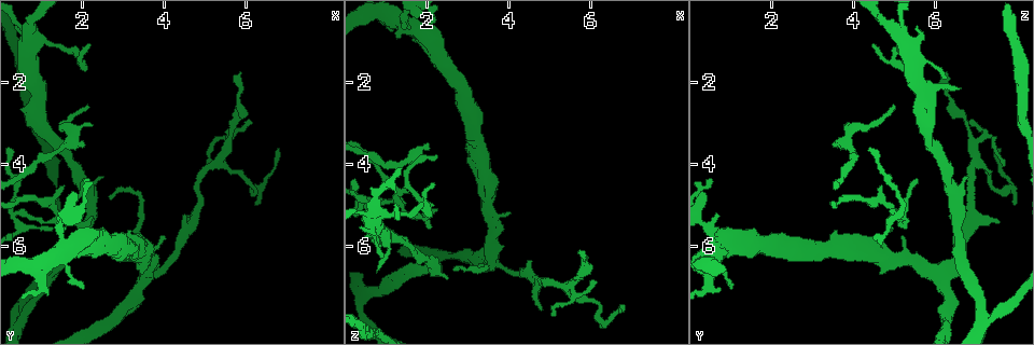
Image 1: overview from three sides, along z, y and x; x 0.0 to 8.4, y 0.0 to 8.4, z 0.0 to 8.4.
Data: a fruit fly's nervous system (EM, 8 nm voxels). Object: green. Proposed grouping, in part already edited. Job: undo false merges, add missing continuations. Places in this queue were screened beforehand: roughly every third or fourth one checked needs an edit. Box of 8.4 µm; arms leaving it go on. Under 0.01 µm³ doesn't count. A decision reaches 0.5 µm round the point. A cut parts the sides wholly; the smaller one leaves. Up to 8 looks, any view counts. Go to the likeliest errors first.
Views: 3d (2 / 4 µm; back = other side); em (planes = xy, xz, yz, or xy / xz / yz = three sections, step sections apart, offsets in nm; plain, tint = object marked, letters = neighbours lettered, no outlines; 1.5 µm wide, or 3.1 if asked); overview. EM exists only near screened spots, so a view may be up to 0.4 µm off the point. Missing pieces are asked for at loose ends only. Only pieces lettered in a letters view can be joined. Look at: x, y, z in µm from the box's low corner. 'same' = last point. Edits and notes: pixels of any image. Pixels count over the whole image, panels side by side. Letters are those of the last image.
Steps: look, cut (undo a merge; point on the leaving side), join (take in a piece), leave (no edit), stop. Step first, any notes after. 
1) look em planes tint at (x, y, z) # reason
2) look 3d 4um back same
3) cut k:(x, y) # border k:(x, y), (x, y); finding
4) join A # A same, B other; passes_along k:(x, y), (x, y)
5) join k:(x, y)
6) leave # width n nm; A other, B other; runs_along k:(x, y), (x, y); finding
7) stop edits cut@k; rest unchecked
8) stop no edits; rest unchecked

look 3d 4um back at (4.80, 5.40, 7.60) # an open end

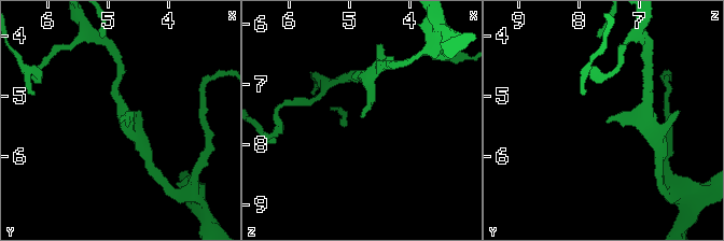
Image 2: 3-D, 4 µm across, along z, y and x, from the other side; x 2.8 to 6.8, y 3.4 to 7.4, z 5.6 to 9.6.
look em planes letters at (4.75, 5.50, 7.55)

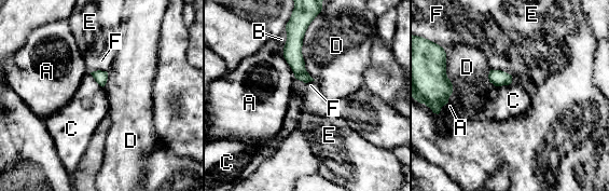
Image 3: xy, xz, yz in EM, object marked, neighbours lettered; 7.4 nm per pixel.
leave # longest_contact D 420 nm; A other, B other, C other, D other, E other, F other; no lettered piece goes on from it

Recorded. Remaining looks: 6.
look 3d 2um at (4.00, 5.75, 5.10) # an open end

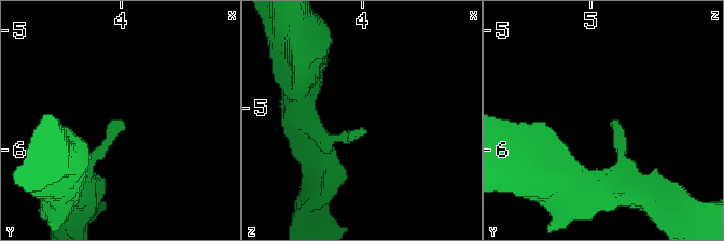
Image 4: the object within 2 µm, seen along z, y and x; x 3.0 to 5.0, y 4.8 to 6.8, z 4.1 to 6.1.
look em planes plain at (4.00, 5.80, 5.18)

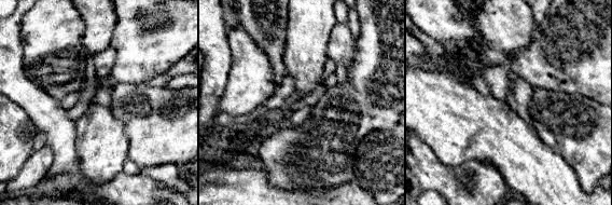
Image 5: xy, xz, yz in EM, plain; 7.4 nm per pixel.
look em planes letters same # what lies round it

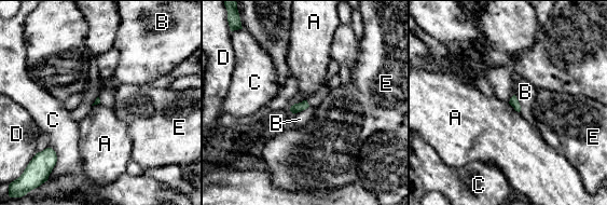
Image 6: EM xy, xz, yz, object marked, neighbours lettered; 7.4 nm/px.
leave # A other, B other, C other, D other, E other; border 6:(508, 103), (519, 112); no lettered piece goes on from it

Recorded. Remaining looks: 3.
look 3d 4um back at (2.70, 4.75, 6.50) # thin end

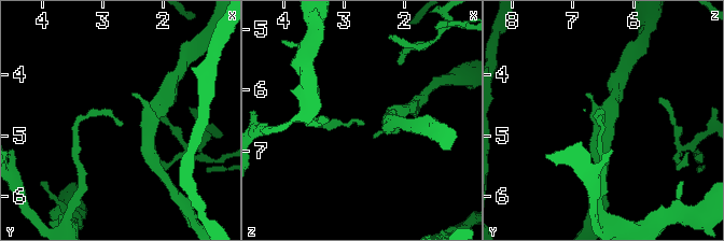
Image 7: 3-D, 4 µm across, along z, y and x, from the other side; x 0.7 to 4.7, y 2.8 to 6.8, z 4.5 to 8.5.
look em xz step 8 letters at (2.65, 4.80, 6.55) # now the EM

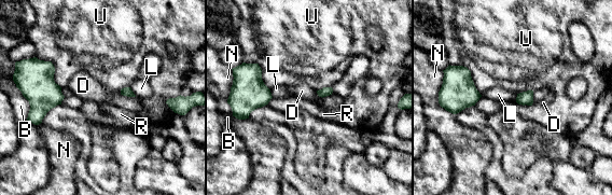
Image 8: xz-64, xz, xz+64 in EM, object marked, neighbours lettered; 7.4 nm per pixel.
look em planes letters same

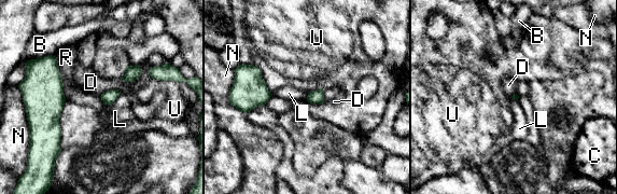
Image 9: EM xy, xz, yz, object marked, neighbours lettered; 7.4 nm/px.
leave # B other, C other, D other, L other, N other, R other, U other; none of them fits

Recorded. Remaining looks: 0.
stop no edits; rest unchecked

